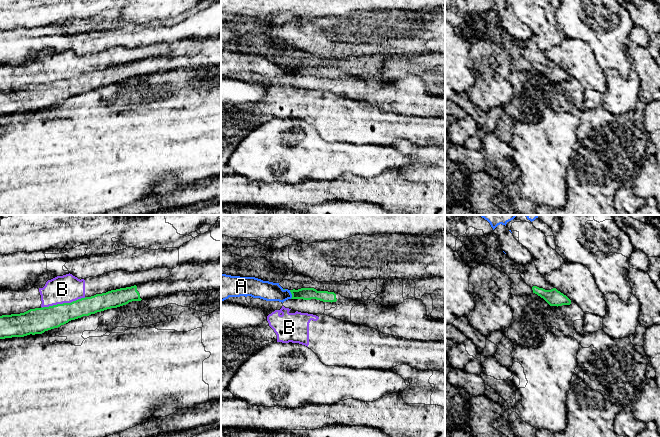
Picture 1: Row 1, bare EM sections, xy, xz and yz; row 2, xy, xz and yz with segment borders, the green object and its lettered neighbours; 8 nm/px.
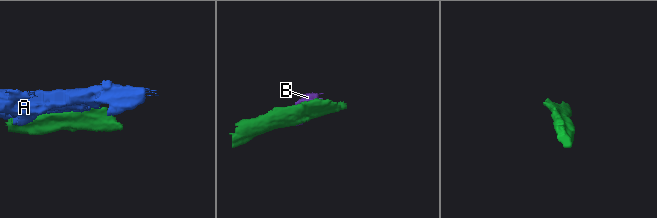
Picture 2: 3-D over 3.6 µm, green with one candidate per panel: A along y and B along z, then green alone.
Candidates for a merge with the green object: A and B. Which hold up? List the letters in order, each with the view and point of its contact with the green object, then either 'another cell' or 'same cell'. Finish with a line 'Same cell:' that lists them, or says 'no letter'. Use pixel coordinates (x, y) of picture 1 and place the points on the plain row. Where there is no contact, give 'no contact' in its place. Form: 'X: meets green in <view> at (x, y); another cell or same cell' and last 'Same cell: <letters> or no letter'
A: meets green in xz at (291, 69); another cell
B: meets green in xy at (63, 79); another cell
Same cell: no letter

